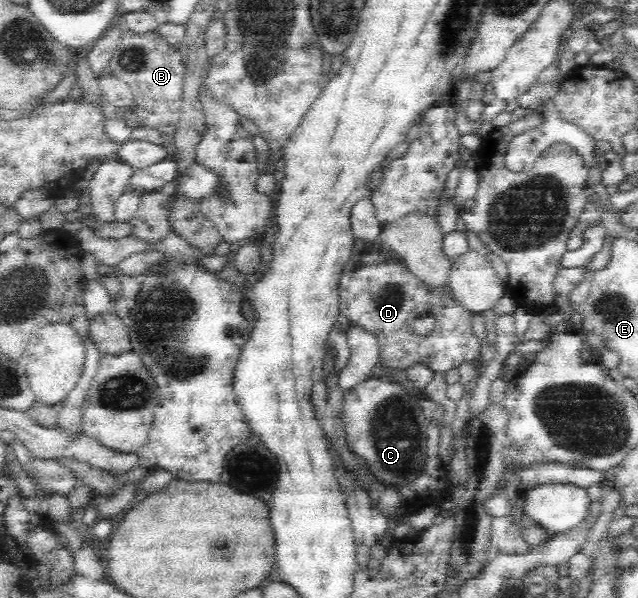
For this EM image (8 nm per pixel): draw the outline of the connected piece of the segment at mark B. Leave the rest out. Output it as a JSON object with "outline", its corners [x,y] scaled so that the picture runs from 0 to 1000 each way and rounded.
{"outline":[[[197,37],[193,40],[196,43],[187,75],[171,109],[150,127],[150,132],[174,124],[199,139],[210,162],[207,204],[271,226],[281,209],[287,172],[287,132],[290,132],[292,110],[284,97],[285,89],[260,70],[246,52],[212,57],[201,48]]]}

